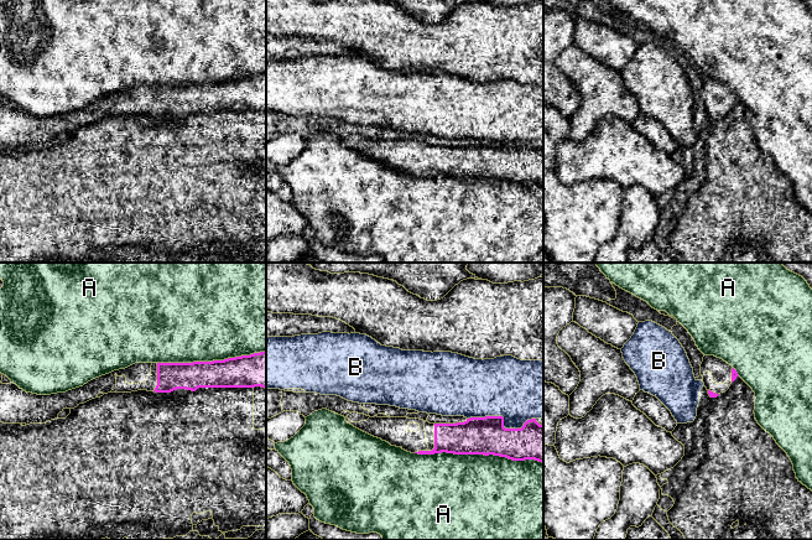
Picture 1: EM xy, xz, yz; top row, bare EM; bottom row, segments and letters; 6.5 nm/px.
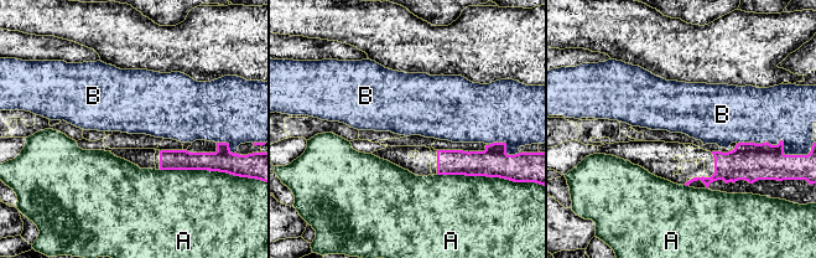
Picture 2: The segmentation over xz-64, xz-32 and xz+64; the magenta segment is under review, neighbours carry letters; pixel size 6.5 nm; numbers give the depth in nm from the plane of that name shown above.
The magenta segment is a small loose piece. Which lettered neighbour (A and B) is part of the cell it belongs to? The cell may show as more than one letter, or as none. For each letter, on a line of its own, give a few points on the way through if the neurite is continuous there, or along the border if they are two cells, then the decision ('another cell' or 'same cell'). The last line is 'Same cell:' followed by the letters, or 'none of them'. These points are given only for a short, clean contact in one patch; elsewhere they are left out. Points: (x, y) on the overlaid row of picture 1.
A: another cell
B: another cell
Same cell: none of them

